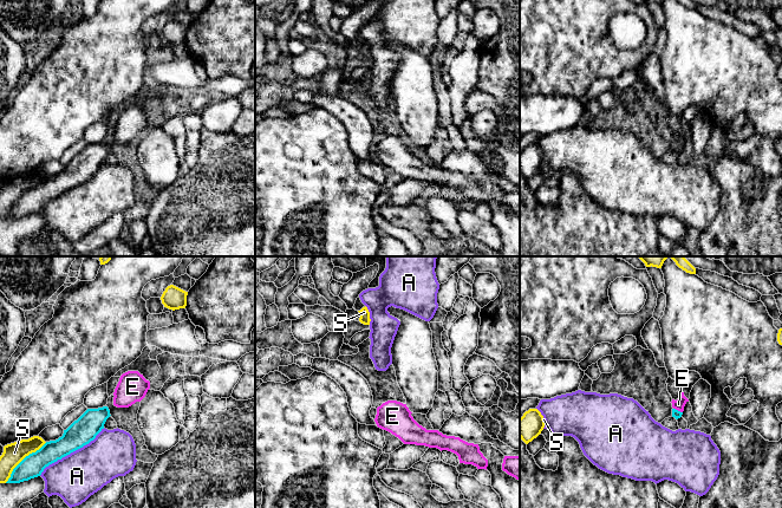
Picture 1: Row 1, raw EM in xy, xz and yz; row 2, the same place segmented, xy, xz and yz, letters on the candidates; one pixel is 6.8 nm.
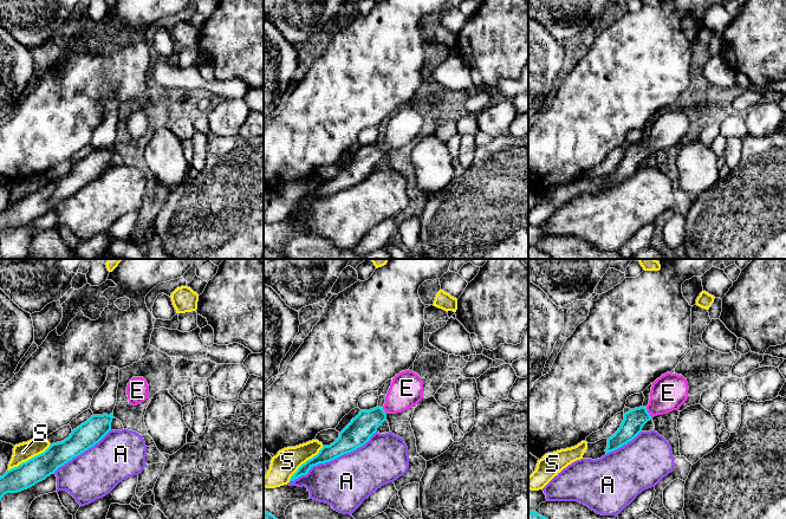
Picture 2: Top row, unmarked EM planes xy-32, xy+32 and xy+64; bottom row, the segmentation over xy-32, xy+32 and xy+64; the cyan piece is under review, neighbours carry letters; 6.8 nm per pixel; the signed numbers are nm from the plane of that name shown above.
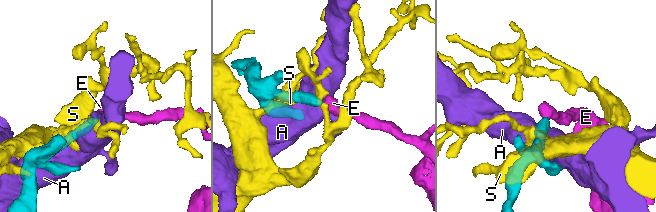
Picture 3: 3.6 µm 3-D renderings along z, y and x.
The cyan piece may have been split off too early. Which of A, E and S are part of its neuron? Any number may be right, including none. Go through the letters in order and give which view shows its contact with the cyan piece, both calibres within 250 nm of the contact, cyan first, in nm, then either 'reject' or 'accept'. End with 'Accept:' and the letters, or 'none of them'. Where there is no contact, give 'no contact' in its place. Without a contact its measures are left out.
A: xy | 180/320 nm | reject
E: yz | 60/70 nm | accept
S: xy | 160/150 nm | reject
Accept: E

